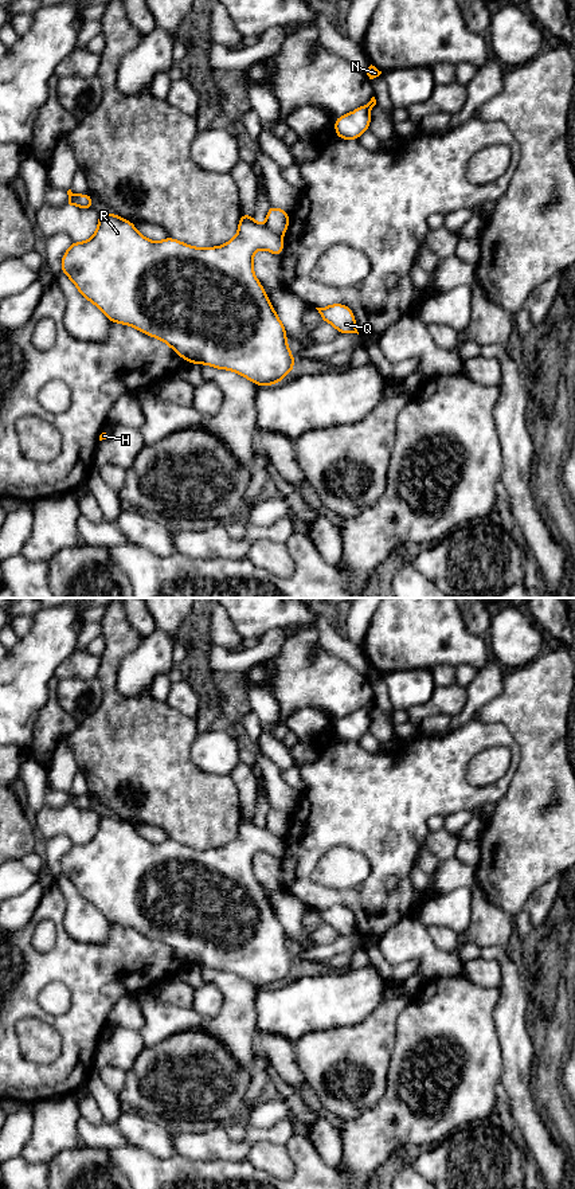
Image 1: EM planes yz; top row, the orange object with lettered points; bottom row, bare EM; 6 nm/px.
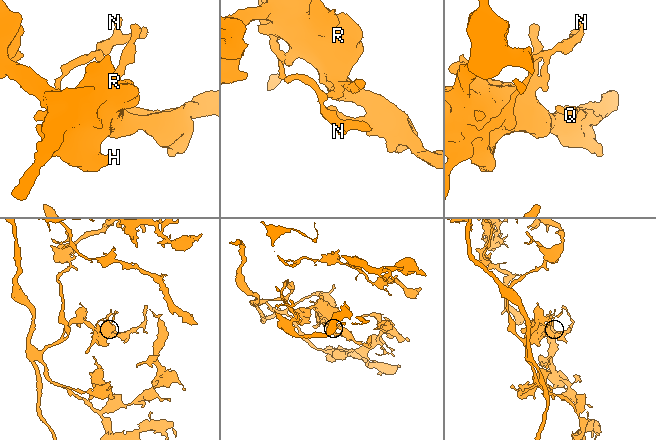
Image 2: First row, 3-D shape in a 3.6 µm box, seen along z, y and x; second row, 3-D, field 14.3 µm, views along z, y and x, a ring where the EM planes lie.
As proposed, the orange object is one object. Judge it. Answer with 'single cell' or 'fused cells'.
fused cells

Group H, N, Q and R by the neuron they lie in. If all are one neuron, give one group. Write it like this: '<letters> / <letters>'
H Q R / N

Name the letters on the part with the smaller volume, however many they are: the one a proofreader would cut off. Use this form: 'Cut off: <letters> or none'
Cut off: N

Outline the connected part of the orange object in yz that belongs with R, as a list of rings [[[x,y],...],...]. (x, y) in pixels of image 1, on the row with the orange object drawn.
[[[99,214],[95,234],[87,242],[73,242],[62,257],[60,267],[82,297],[91,301],[110,322],[129,325],[160,339],[187,363],[228,369],[259,387],[279,383],[296,364],[285,326],[254,274],[253,258],[259,249],[281,257],[283,239],[267,226],[258,224],[253,215],[240,214],[238,234],[227,243],[200,249],[171,236],[153,242],[142,236],[134,223],[116,214]]]

